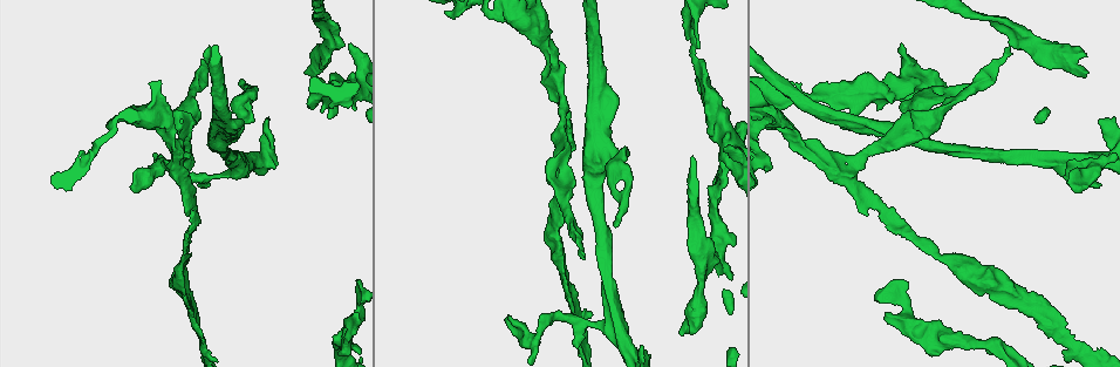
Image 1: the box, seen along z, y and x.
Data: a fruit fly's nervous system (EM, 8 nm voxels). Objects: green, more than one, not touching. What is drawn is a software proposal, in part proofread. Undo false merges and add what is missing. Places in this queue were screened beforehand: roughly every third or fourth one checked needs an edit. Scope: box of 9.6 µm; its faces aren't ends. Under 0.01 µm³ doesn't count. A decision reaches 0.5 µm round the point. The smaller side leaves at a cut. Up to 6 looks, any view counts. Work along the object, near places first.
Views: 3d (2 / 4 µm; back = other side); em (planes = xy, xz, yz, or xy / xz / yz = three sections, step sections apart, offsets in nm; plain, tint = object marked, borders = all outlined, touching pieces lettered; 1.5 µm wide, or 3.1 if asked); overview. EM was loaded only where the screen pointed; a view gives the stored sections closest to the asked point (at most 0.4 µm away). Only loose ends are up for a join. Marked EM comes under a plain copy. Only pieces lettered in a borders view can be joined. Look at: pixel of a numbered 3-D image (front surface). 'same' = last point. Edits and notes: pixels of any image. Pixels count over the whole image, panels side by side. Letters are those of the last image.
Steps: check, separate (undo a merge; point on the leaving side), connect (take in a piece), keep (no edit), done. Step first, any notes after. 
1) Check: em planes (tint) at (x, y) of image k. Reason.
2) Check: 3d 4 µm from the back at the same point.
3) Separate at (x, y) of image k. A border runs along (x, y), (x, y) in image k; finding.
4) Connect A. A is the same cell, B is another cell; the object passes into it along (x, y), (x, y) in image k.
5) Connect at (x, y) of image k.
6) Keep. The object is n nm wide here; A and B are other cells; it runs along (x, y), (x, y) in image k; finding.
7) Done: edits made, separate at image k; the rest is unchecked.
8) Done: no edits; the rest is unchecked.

Check: em planes (tint) at (628, 152) of image 1. Free end.

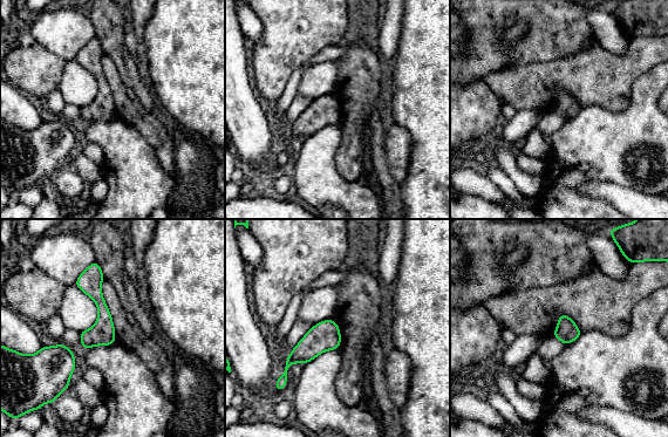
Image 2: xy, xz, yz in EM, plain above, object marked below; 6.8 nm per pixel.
Check: em planes (borders) at the same point. What lies round it.

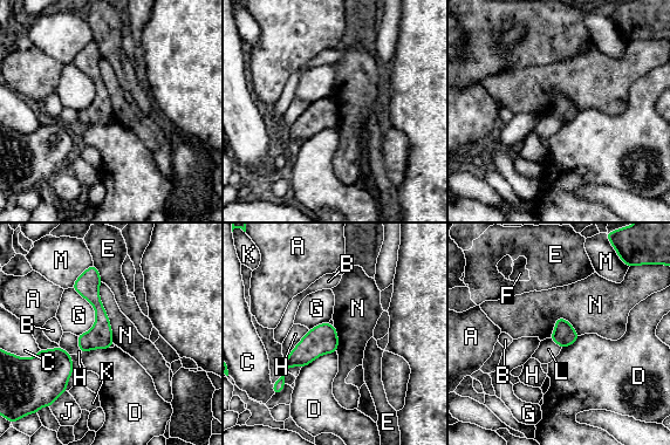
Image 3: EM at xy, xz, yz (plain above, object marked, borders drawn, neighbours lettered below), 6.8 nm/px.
Keep. The longest contact is with N, 440 nm; A, B, C, D, E, F, G, H, J, K, L, M and N are other cells; it runs along (91, 269), (100, 331), (83, 348) in image 3; none of them fits.

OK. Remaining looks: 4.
Check: 3d 4 µm at (574, 346) of image 1. An open end.

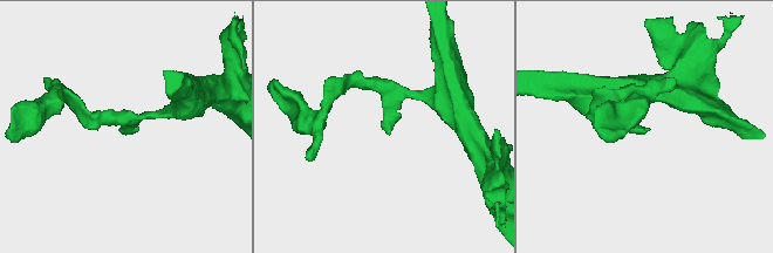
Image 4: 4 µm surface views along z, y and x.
Check: em xy step 8 (tint) at (127, 130) of image 4. Need the tissue.

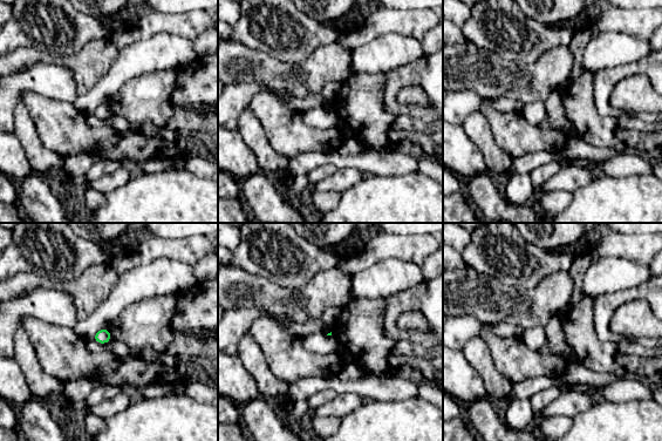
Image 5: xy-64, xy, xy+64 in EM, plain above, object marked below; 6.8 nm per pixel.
Check: em planes (borders) at the same point.

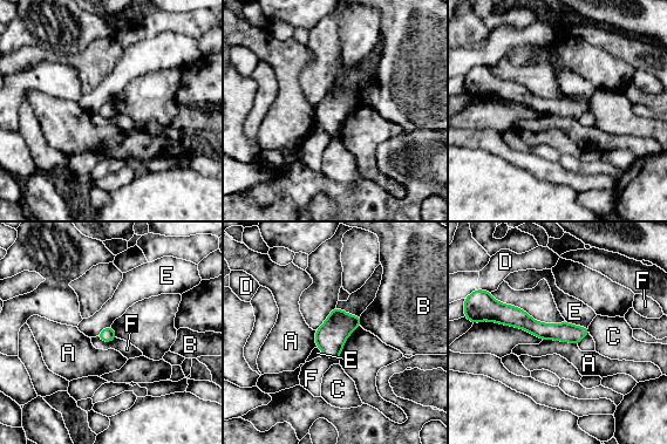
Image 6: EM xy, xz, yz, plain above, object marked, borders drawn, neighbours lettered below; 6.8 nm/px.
Keep. The object is 90 nm wide here; A, B, C, D, E and F are other cells; it runs along (492, 316), (585, 332) in image 6; no lettered piece goes on from it.

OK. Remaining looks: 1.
Done: no edits; the rest is unchecked.

